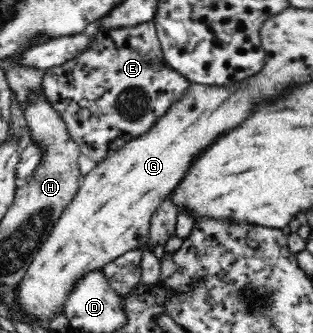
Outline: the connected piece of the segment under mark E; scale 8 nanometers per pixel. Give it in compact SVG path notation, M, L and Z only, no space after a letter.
M152 21L133 27L96 31L93 37L91 47L80 56L46 71L43 93L50 105L60 113L70 139L76 142L80 152L99 163L109 152L148 132L184 96L192 82L173 70L165 61Z

